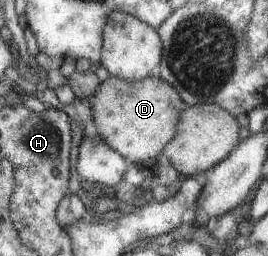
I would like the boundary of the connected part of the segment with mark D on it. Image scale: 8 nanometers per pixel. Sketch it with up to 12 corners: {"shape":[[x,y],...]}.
{"shape":[[157,74],[109,75],[89,98],[99,137],[155,163],[186,108]]}

